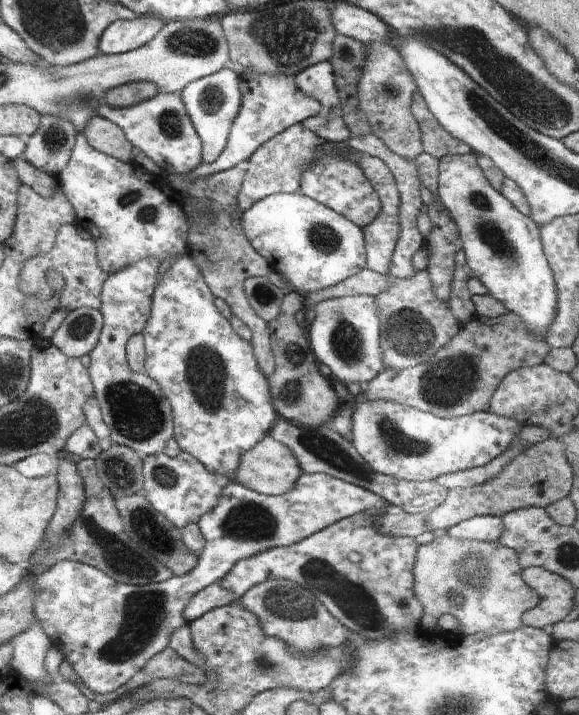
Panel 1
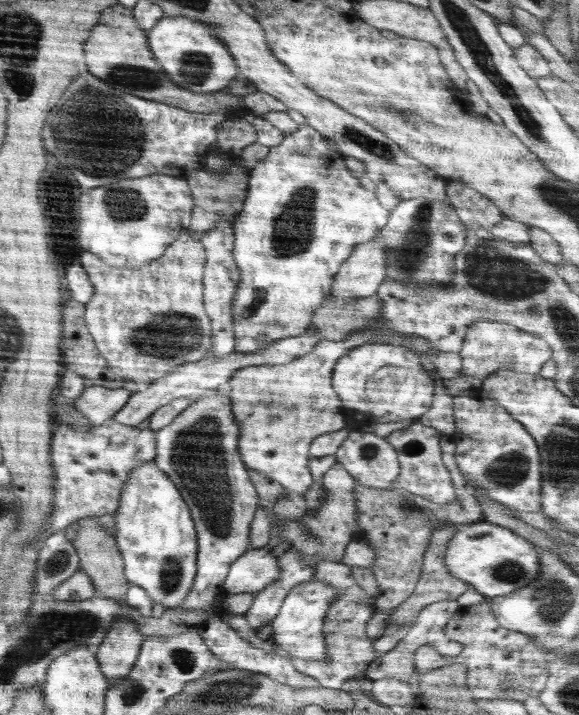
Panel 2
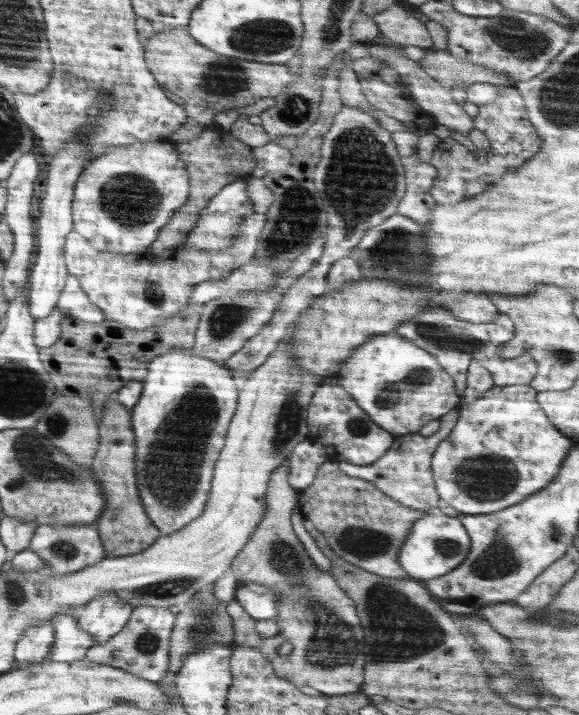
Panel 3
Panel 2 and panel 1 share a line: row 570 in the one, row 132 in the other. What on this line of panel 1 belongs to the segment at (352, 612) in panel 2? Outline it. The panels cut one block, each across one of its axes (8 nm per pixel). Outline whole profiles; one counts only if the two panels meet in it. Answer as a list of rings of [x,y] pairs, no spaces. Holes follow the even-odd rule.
[[[330,61],[305,68],[295,76],[295,81],[300,90],[318,99],[321,104],[320,112],[316,116],[308,117],[301,123],[324,142],[346,144],[351,132],[342,118],[341,102]]]

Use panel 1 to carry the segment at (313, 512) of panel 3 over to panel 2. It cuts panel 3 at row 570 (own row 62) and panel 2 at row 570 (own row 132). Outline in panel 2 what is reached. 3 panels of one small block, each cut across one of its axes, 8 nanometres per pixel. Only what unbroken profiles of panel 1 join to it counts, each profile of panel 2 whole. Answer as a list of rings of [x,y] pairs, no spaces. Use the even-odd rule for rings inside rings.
[[[448,435],[440,436],[440,449],[442,450],[442,463],[450,471],[452,483],[455,486],[455,500],[448,504],[438,504],[432,502],[423,496],[412,494],[402,487],[395,485],[390,489],[386,488],[372,488],[371,486],[364,486],[357,480],[355,481],[353,495],[355,498],[355,507],[357,510],[357,517],[359,518],[358,529],[353,534],[354,539],[361,539],[364,537],[369,545],[372,545],[375,550],[375,563],[371,568],[375,579],[378,583],[378,592],[376,593],[375,605],[378,611],[391,612],[400,606],[412,593],[417,585],[419,576],[421,575],[423,556],[431,541],[431,536],[436,528],[448,528],[448,526],[464,526],[468,523],[474,523],[484,520],[483,508],[481,507],[481,500],[469,489],[465,483],[465,478],[458,468],[455,461],[456,443],[452,442]]]

